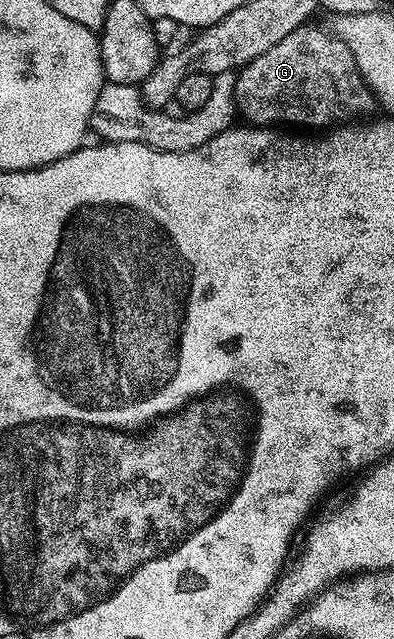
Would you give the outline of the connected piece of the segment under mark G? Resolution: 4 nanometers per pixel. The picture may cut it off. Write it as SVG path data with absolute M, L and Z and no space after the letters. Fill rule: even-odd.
M303 25L298 27L292 33L288 33L288 37L284 37L284 41L276 41L276 45L272 45L272 49L268 49L264 53L260 53L260 57L256 57L253 61L246 64L237 72L236 82L234 85L234 98L236 100L236 111L239 116L242 115L247 124L257 125L259 127L267 127L269 125L290 125L286 123L295 123L298 129L330 129L335 125L345 124L347 121L357 120L365 111L370 111L376 107L376 100L366 82L363 79L360 69L356 65L356 61L352 57L352 53L348 49L348 45L344 45L344 41L340 41L329 30L321 31L318 27L310 27L311 25Z

